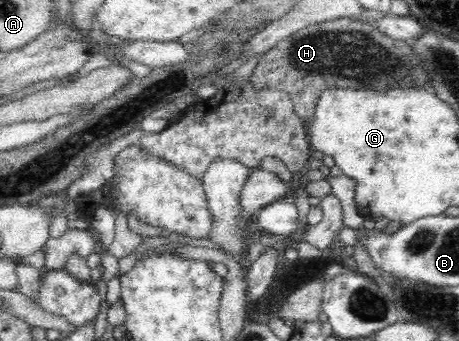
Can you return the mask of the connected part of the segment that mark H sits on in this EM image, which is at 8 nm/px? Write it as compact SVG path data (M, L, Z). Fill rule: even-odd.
M356 16L313 24L279 41L260 57L258 67L254 68L253 87L258 88L258 91L262 91L263 88L276 88L278 91L289 92L294 111L306 123L306 127L313 120L315 103L326 88L362 87L362 83L390 83L390 79L394 79L394 83L402 83L402 79L418 79L418 83L422 85L412 87L431 87L431 83L426 83L430 81L430 76L422 70L421 62L418 62L417 55L408 42L384 35L371 21L353 21L352 17Z

